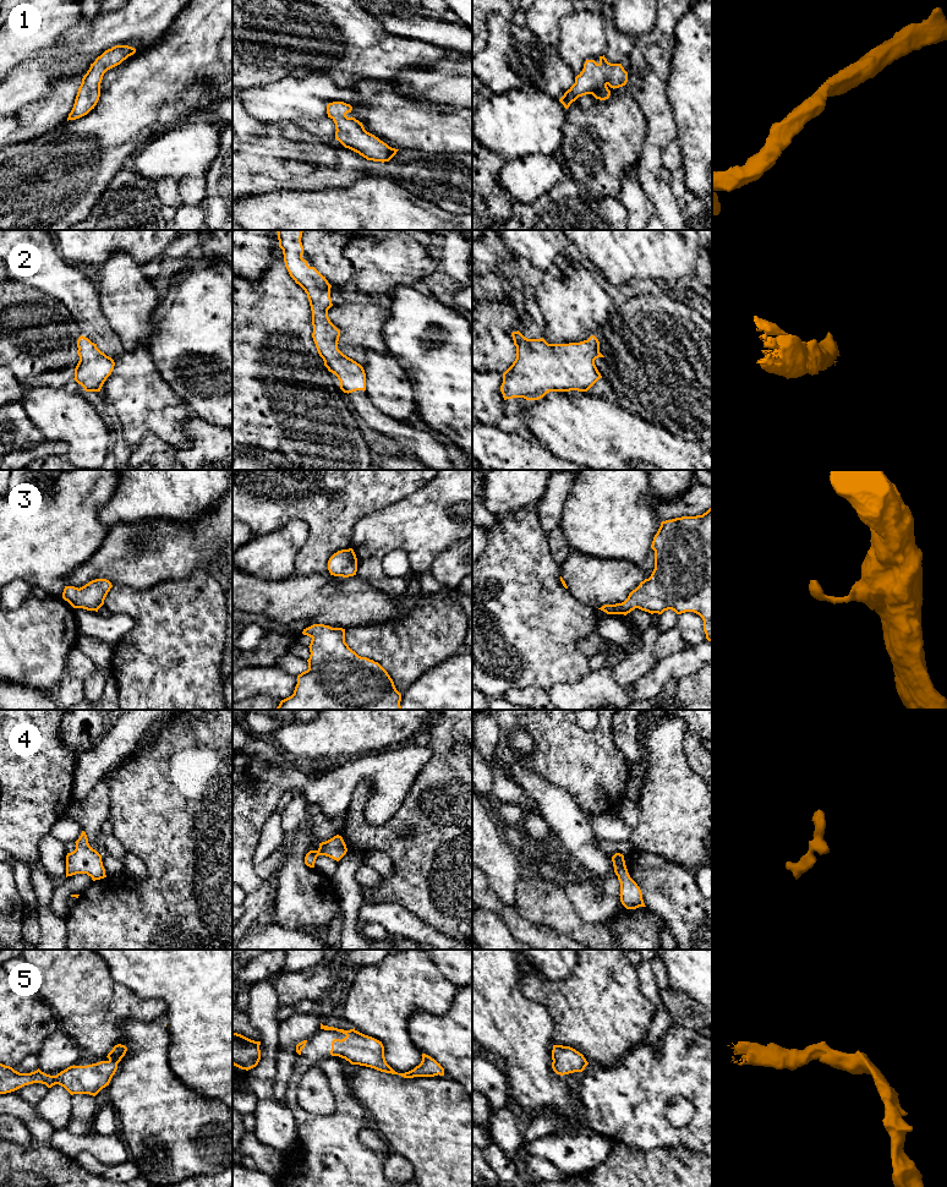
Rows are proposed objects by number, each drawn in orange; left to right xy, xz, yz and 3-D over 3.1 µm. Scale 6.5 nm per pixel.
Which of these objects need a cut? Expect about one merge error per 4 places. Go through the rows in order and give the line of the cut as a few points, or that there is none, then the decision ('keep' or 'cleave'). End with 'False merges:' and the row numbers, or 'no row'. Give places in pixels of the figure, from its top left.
1: cut none; keep
2: cut none; keep
3: cut none; keep
4: cut none; keep
5: cut none; keep
False merges: no row

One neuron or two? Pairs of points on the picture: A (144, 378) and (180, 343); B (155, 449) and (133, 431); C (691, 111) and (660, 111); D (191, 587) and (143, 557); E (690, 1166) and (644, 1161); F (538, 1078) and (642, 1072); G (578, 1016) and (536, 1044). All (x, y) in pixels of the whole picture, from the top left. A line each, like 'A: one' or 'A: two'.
A: two
B: two
C: two
D: two
E: one
F: two
G: two

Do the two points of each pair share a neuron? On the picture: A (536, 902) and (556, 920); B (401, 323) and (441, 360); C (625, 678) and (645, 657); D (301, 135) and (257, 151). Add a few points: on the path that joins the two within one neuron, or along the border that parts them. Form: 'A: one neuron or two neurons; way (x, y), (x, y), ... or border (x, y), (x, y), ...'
A: one neuron; way (541, 906), (551, 915)
B: one neuron; way (408, 335), (414, 348), (428, 360)
C: one neuron; way (629, 673), (640, 662)
D: one neuron; way (290, 141), (285, 141), (275, 151), (268, 151)

